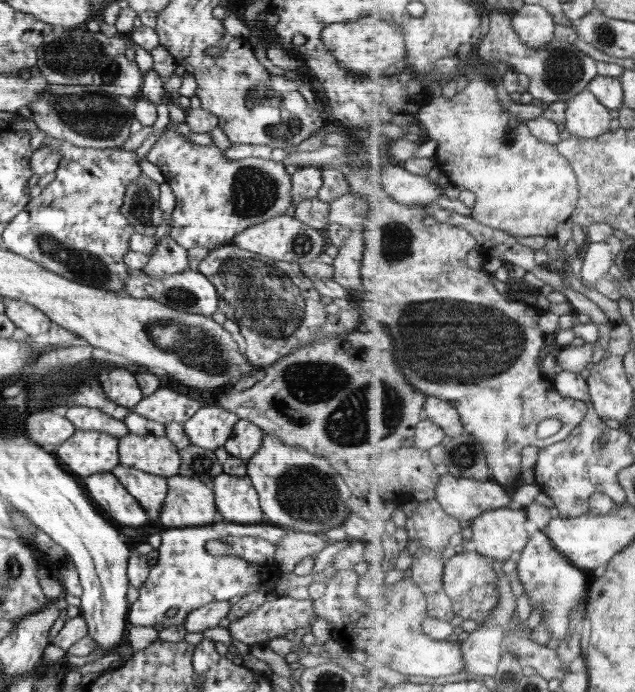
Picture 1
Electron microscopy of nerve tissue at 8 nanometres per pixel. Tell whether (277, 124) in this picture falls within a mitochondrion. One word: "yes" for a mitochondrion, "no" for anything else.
yes

